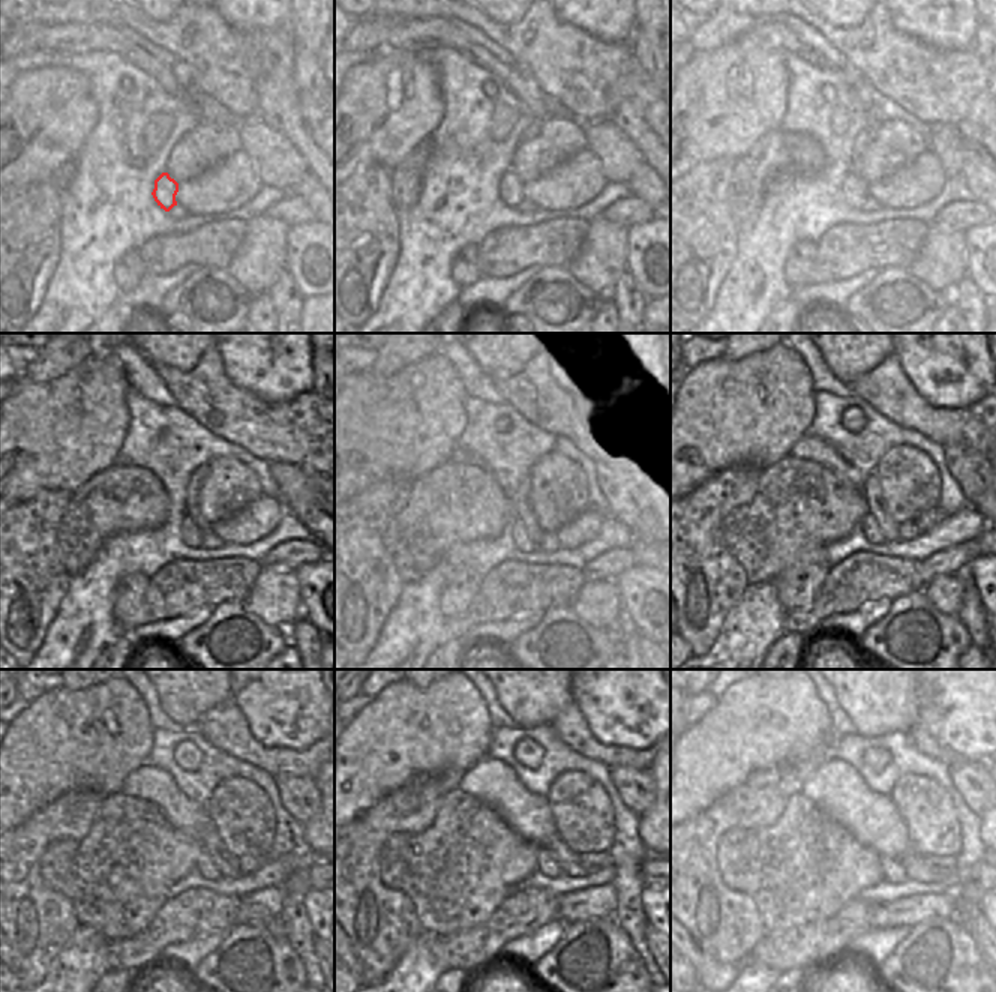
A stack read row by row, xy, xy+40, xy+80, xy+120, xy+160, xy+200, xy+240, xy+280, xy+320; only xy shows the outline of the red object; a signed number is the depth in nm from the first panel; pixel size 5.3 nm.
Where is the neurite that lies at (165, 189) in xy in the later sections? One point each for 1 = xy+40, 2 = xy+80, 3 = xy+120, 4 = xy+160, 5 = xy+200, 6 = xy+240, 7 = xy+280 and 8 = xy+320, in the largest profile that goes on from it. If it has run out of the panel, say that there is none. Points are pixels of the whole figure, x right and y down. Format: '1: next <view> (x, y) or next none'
1: next xy+40 (510, 188)
2: next xy+80 (855, 191)
3: next xy+120 (194, 533)
4: next xy+160 (524, 514)
5: next xy+200 (869, 527)
6: next xy+240 (204, 865)
7: next xy+280 (545, 863)
8: next xy+320 (891, 871)

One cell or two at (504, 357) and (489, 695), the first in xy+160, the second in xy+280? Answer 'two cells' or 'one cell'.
two cells

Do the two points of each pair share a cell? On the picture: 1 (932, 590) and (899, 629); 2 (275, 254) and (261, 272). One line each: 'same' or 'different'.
1: different
2: same

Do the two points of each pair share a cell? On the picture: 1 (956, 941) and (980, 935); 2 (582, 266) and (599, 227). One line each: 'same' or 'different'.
1: different
2: same

